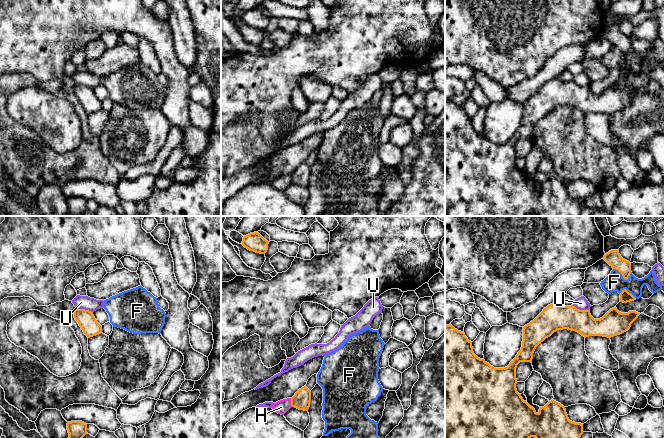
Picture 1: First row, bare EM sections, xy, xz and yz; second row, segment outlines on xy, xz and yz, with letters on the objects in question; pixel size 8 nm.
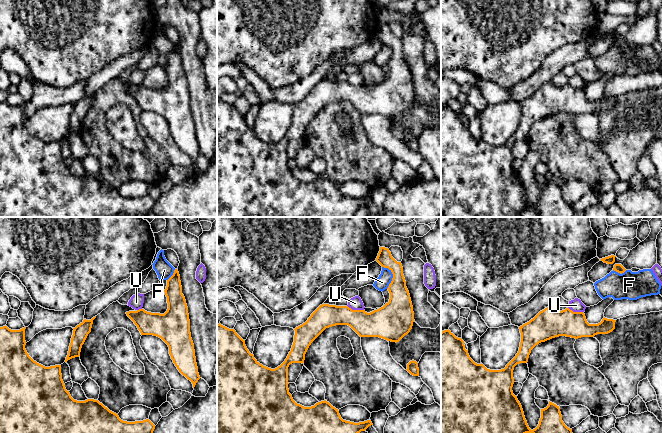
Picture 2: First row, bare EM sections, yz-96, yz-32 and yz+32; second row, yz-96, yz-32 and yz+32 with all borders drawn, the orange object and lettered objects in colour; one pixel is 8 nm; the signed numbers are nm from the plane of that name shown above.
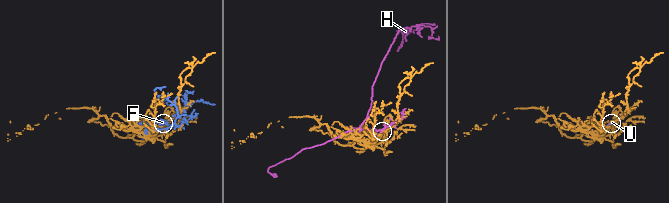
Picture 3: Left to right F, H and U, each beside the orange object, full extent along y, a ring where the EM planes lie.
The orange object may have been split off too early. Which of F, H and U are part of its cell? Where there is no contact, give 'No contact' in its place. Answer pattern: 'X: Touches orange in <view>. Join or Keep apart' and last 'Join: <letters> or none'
F: Touches orange in yz. Keep apart
H: Touches orange in xz. Keep apart
U: Touches orange in xy. Keep apart
Join: none

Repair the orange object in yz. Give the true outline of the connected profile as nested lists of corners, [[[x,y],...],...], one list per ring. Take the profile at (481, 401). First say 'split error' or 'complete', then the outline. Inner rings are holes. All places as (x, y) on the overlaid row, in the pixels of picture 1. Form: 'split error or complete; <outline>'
complete; [[[558,302],[548,305],[529,324],[523,327],[521,350],[505,368],[494,368],[484,359],[478,358],[464,332],[458,331],[451,324],[445,326],[445,438],[580,438],[583,424],[569,420],[566,409],[560,403],[551,400],[537,413],[521,394],[517,392],[516,368],[520,362],[532,362],[536,347],[557,330],[568,329],[582,336],[614,337],[628,331],[640,313],[629,311],[621,313],[616,307],[610,309],[602,318],[594,319],[590,310],[579,310],[575,306],[562,306]]]

